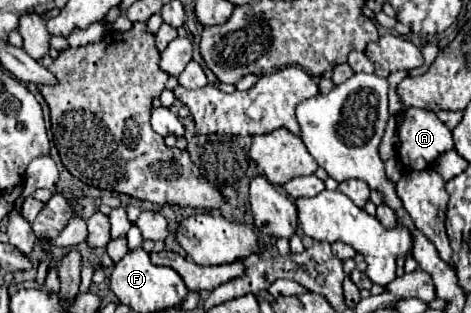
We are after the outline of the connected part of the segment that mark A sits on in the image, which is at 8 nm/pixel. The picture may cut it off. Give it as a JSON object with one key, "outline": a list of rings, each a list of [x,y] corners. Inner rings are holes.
{"outline":[[[408,108],[400,116],[398,124],[398,138],[400,138],[400,148],[398,148],[398,158],[404,170],[426,170],[434,166],[434,160],[454,148],[452,140],[452,130],[446,128],[446,124],[440,122],[440,118],[430,112],[430,110],[420,110],[420,108]]]}

